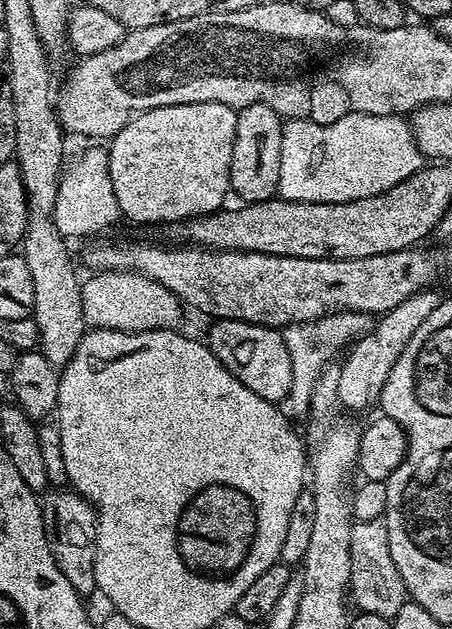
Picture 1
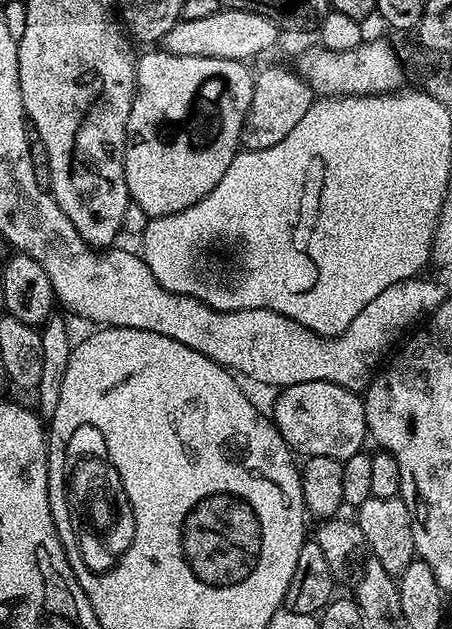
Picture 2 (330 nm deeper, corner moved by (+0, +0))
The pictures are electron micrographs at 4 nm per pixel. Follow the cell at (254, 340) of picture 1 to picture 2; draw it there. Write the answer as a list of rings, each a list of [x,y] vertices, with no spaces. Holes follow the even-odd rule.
[[[325,380],[302,382],[279,389],[280,397],[270,411],[270,419],[293,453],[301,457],[325,456],[346,461],[365,447],[368,436],[364,401],[349,388],[331,384]]]

